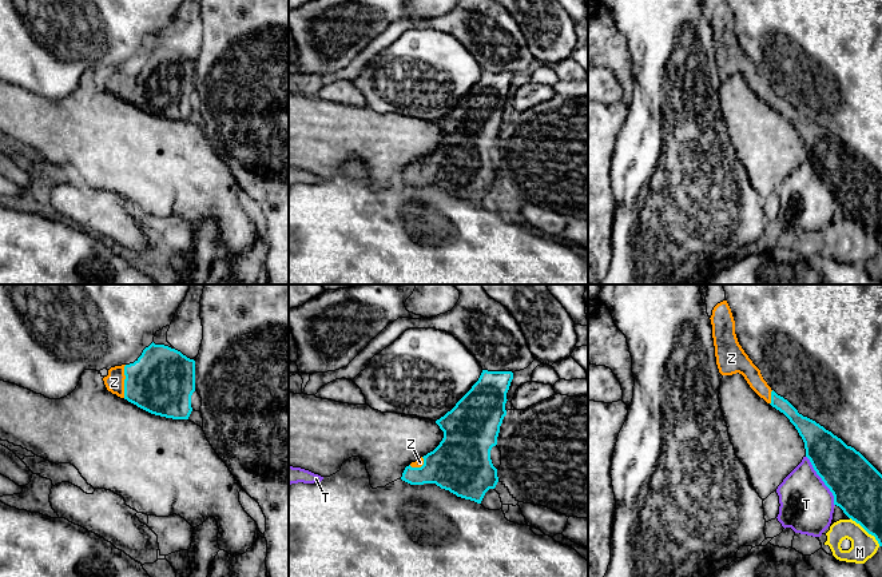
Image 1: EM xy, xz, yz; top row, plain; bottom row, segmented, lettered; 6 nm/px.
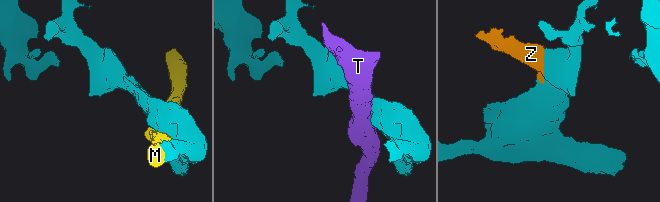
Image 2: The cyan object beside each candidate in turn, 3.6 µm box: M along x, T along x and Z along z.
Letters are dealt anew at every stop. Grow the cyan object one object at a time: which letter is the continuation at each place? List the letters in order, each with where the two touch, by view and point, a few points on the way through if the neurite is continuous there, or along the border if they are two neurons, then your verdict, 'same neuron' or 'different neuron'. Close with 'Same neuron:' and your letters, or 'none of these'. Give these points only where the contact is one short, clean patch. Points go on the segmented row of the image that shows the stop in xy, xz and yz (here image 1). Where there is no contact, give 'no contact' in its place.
M: meets cyan in yz at (866, 530); different neuron
T: meets cyan in yz at (822, 480); different neuron
Z: meets cyan in xy at (124, 381); same neuron
Same neuron: Z

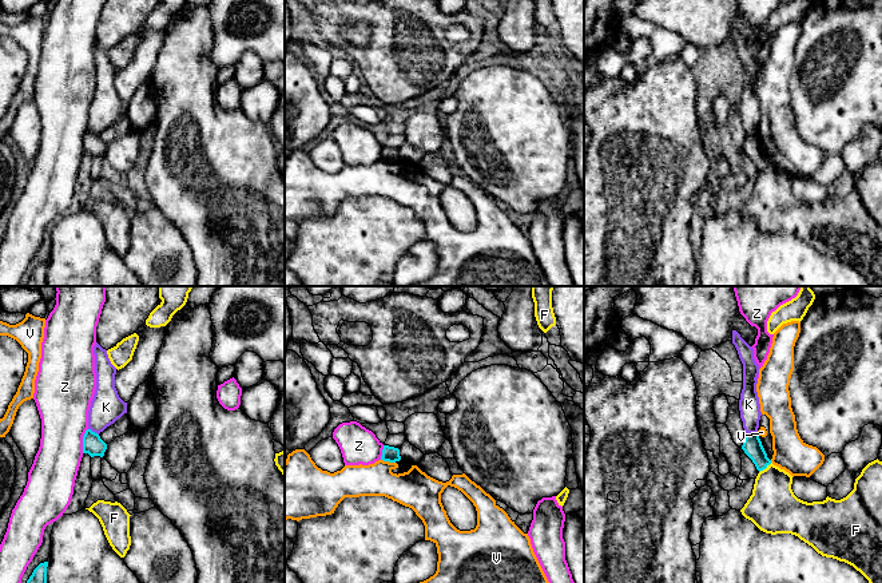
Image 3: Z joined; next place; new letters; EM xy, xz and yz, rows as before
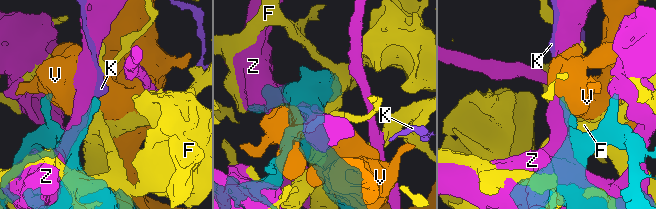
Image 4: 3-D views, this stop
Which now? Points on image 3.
F: meets cyan in yz at (765, 468); different neuron
K: meets cyan in xy at (94, 432); border along xy (88, 428), (98, 435); different neuron
V: meets cyan in xz at (388, 460); different neuron
Z: meets cyan in xy at (83, 440); different neuron
Same neuron: none of these

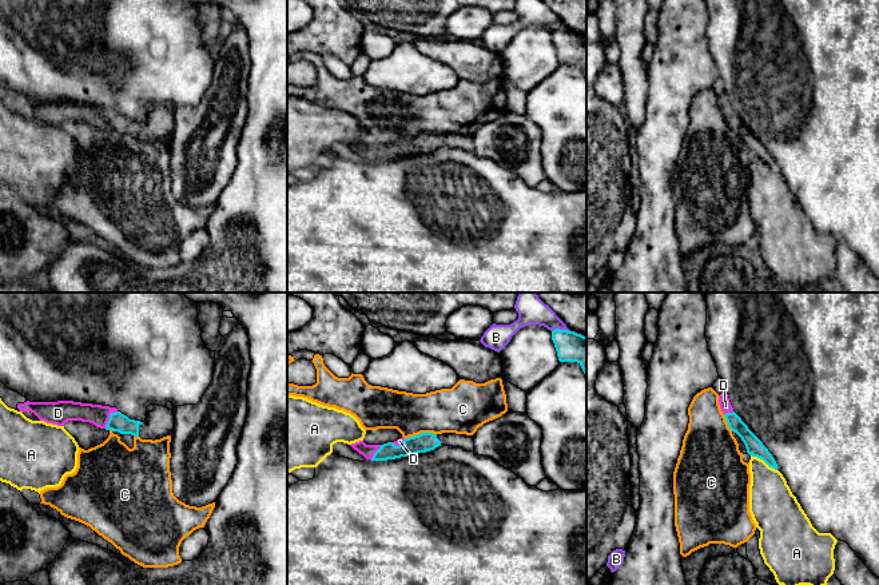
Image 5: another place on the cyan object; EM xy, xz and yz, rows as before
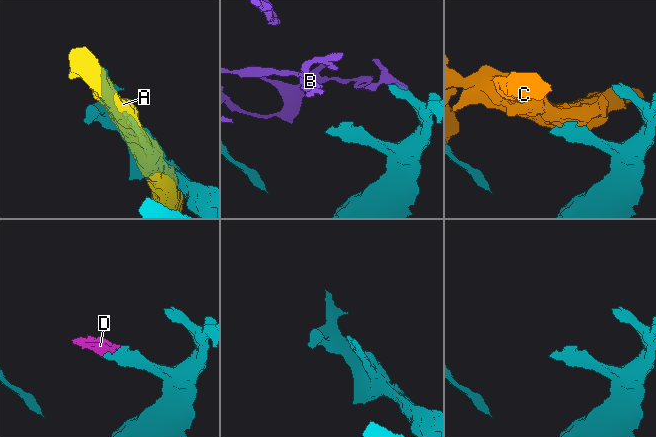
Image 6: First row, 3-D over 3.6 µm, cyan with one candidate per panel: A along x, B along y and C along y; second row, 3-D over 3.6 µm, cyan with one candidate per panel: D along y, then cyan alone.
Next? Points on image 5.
A: meets cyan in yz at (764, 461); different neuron
B: meets cyan in xz at (560, 330); different neuron
C: meets cyan in xz at (421, 433); different neuron
D: meets cyan in xy at (110, 418); runs through xy (119, 422), (110, 418), (96, 414); same neuron
Same neuron: D

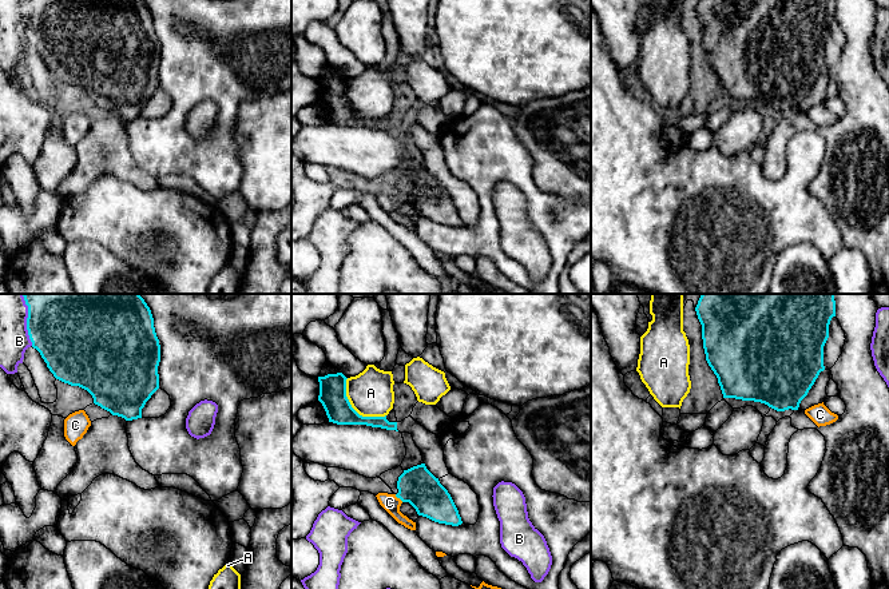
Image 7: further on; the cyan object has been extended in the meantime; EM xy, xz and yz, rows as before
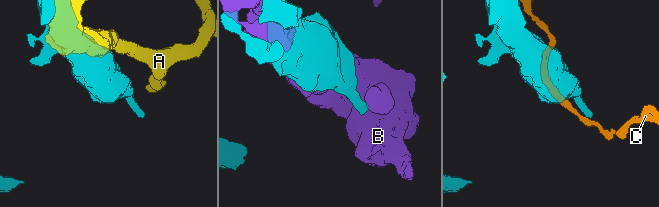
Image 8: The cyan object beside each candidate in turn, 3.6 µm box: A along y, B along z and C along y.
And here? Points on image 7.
A: meets cyan in xz at (353, 409); different neuron
B: meets cyan in xy at (27, 319); different neuron
C: meets cyan in xz at (399, 497); border along xz (395, 494), (403, 501); different neuron
Same neuron: none of these

